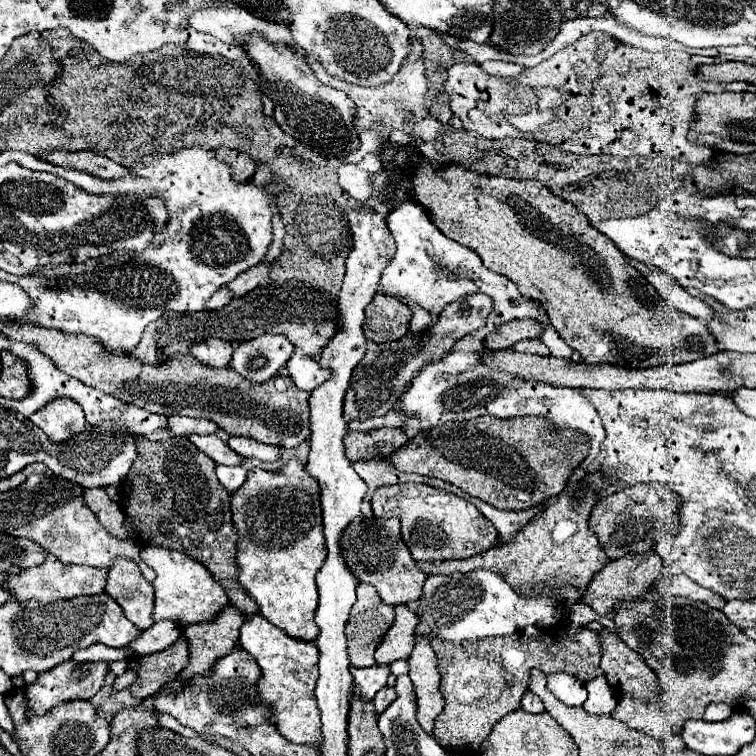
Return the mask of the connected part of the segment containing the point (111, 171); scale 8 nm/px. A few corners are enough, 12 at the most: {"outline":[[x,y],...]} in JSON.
{"outline":[[53,151],[39,159],[87,171],[101,179],[121,179],[127,167],[93,151]]}

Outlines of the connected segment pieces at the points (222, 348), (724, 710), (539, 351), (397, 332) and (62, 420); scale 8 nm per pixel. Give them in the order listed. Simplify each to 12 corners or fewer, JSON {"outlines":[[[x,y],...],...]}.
{"outlines":[[[209,337],[193,345],[205,365],[225,367],[231,361],[229,341]],[[711,703],[703,719],[725,721],[731,717],[733,707],[725,703]],[[525,339],[513,345],[519,353],[549,355],[539,339]],[[375,293],[365,307],[363,331],[375,343],[409,331],[411,309]],[[57,397],[29,419],[53,443],[85,431],[83,409]]]}

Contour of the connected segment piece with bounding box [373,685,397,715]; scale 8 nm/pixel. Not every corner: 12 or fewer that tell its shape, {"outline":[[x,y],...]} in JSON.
{"outline":[[385,685],[377,691],[373,703],[377,715],[397,697],[395,687]]}

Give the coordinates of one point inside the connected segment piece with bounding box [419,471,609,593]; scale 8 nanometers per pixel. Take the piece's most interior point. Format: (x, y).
(557, 546)

